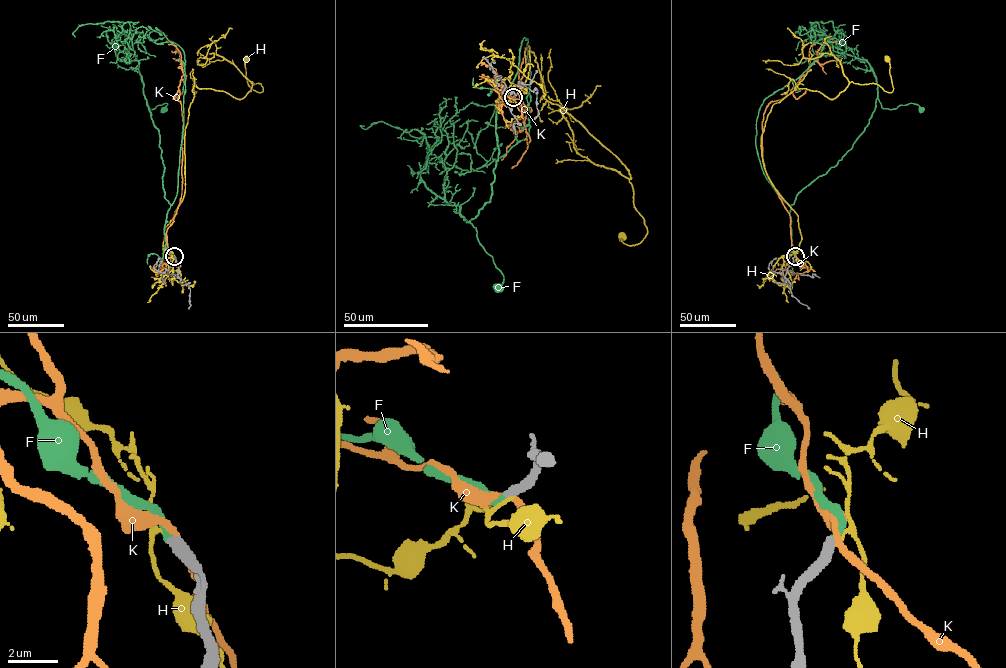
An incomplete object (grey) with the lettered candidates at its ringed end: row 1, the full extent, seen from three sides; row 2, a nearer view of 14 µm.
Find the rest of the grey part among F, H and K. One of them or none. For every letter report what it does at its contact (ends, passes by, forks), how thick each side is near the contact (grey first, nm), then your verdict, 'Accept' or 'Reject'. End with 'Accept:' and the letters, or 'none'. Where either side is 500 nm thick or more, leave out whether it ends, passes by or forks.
F: It ends there. Thickness 440 nm (grey) against 240 nm. Accept
H: It ends there. Thickness 460 nm (grey) against 110 nm. Reject
K: It passes by. Thickness 460 nm (grey) against 280 nm. Reject
Accept: F

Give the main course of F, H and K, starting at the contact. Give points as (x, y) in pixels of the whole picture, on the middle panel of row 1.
F: (513, 97), (498, 91), (508, 94), (497, 112), (490, 200), (469, 221), (502, 275), (499, 289)
H: (513, 97), (497, 105), (524, 85), (529, 46), (543, 97), (628, 171), (647, 232), (629, 245), (622, 236)
K: (513, 97), (502, 90), (517, 87), (526, 47), (519, 75), (525, 128), (502, 160)

